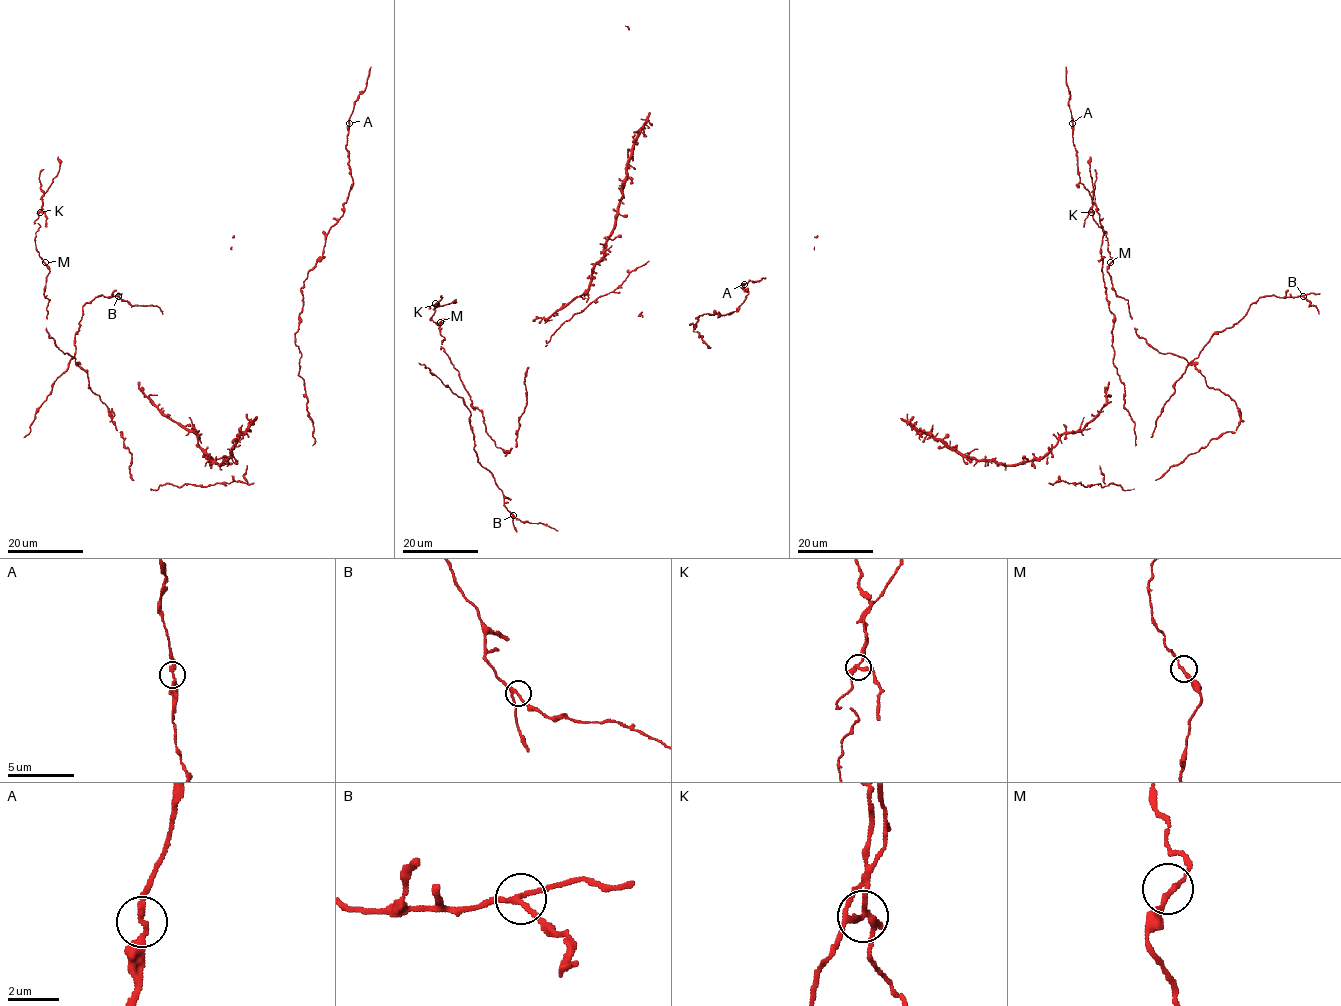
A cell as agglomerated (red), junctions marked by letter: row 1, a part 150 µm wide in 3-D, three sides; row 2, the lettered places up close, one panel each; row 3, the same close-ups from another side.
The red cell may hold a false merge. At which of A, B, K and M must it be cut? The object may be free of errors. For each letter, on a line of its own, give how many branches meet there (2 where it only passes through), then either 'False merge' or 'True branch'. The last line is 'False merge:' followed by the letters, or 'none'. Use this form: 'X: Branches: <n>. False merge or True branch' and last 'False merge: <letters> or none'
A: Branches: 2. True branch
B: Branches: 3. True branch
K: Branches: 3. False merge
M: Branches: 2. True branch
False merge: K

